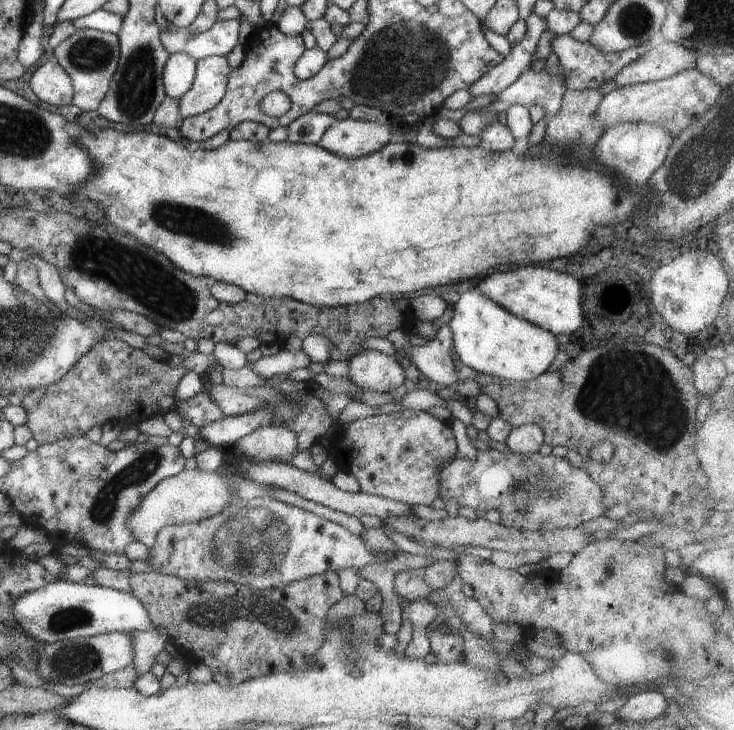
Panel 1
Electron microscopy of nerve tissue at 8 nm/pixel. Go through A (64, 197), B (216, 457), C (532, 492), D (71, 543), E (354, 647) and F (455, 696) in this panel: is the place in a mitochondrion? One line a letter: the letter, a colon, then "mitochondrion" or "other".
A: other
B: other
C: mitochondrion
D: other
E: mitochondrion
F: other

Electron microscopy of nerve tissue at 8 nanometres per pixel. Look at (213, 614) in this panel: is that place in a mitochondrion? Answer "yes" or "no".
yes

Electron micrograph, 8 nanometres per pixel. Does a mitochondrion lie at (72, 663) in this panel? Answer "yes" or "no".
yes

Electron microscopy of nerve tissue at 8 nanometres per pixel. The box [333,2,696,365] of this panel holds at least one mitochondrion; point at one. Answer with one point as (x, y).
(419, 61)

